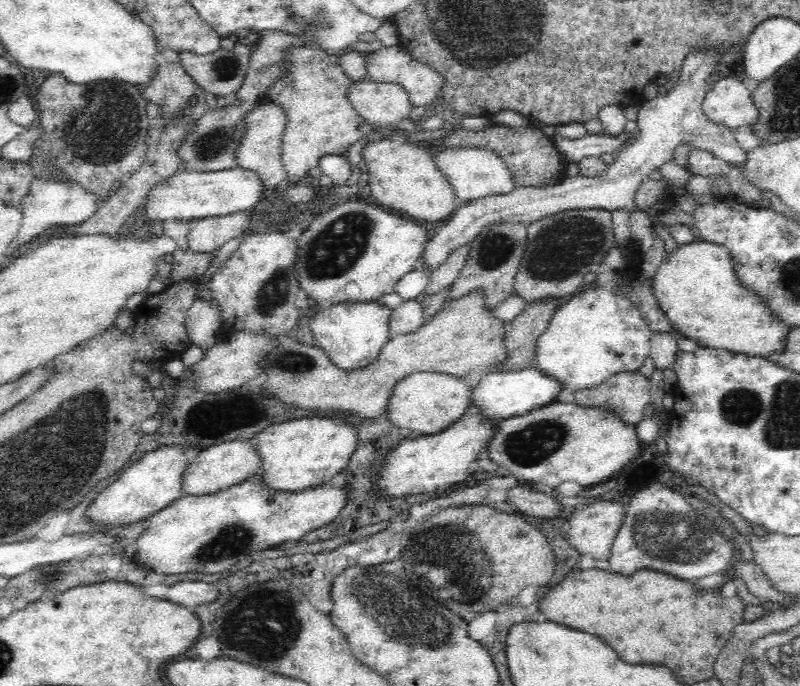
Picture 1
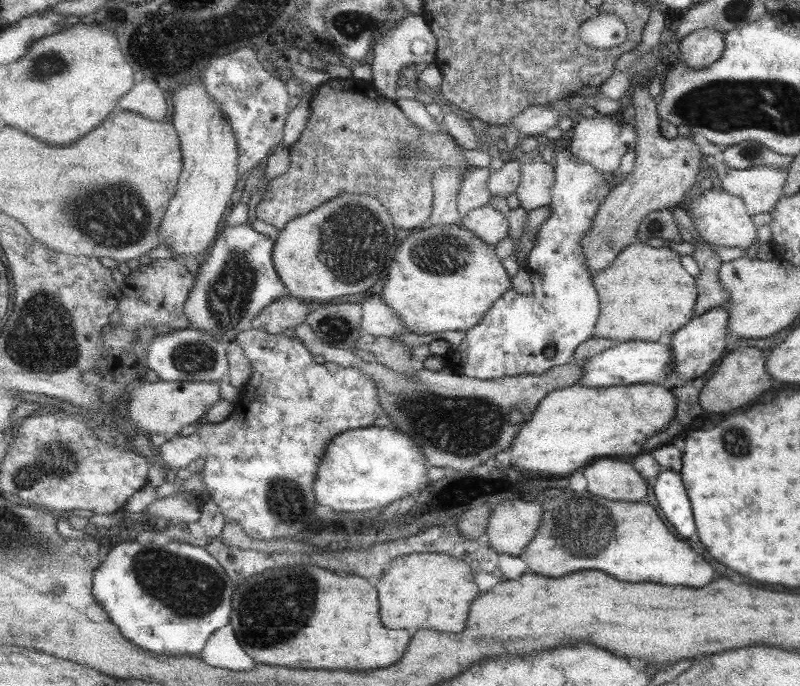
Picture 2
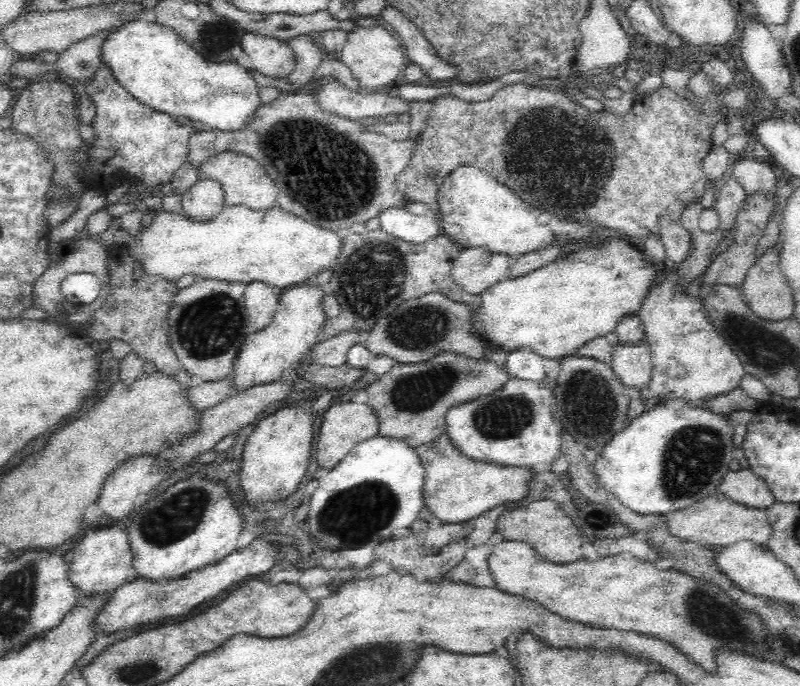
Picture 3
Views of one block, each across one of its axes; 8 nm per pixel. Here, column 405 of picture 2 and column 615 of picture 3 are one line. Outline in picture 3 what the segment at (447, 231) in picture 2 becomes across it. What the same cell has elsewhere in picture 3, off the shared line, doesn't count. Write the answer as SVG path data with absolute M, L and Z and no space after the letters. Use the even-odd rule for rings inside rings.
M614 238L602 248L574 250L566 258L560 256L552 264L526 276L506 278L480 290L480 308L470 312L468 326L488 346L488 352L496 348L504 350L506 354L516 350L532 350L532 354L542 358L560 360L562 356L574 356L586 342L614 332L620 318L640 314L640 304L650 294L654 278L654 264L642 254L642 250L630 242L626 244L624 240Z

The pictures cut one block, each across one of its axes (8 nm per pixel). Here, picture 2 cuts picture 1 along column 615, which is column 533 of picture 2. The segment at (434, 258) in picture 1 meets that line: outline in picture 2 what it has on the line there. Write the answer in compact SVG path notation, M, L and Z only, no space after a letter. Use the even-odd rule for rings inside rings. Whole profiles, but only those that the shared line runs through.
M535 156L533 162L523 164L523 182L517 190L521 198L521 208L525 212L533 212L545 206L553 204L553 188L557 182L557 168L555 162L545 162L539 156Z

